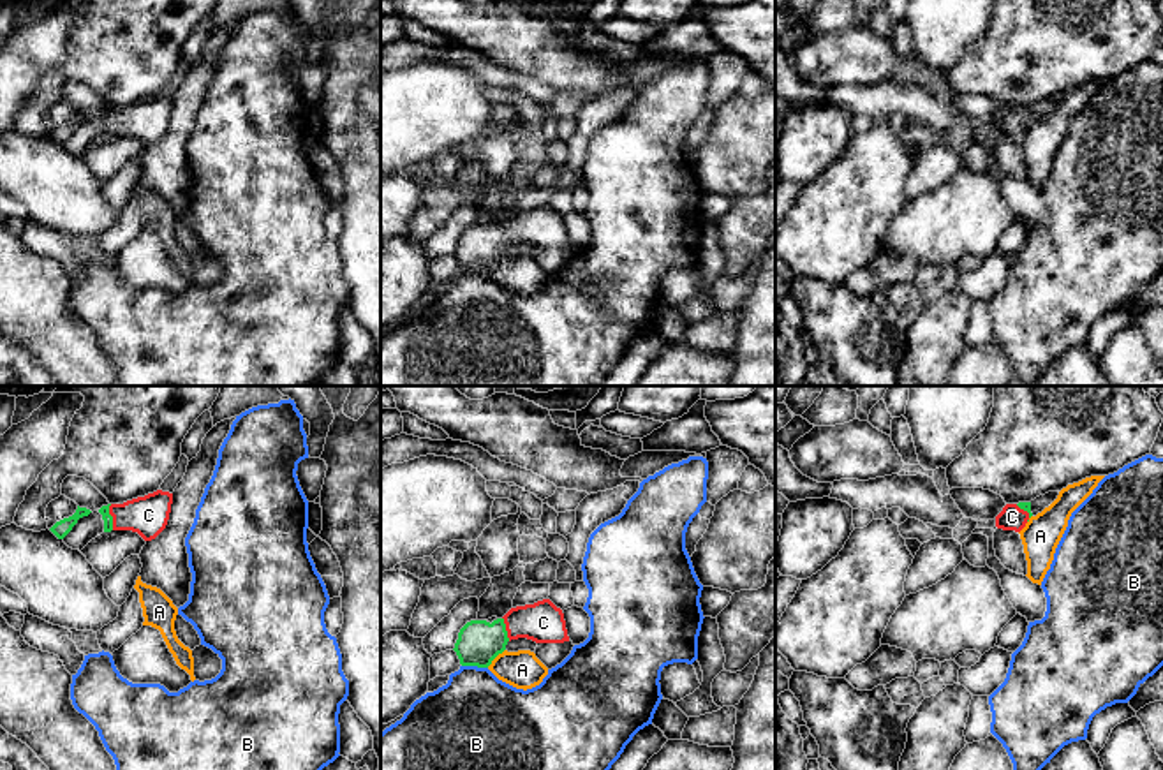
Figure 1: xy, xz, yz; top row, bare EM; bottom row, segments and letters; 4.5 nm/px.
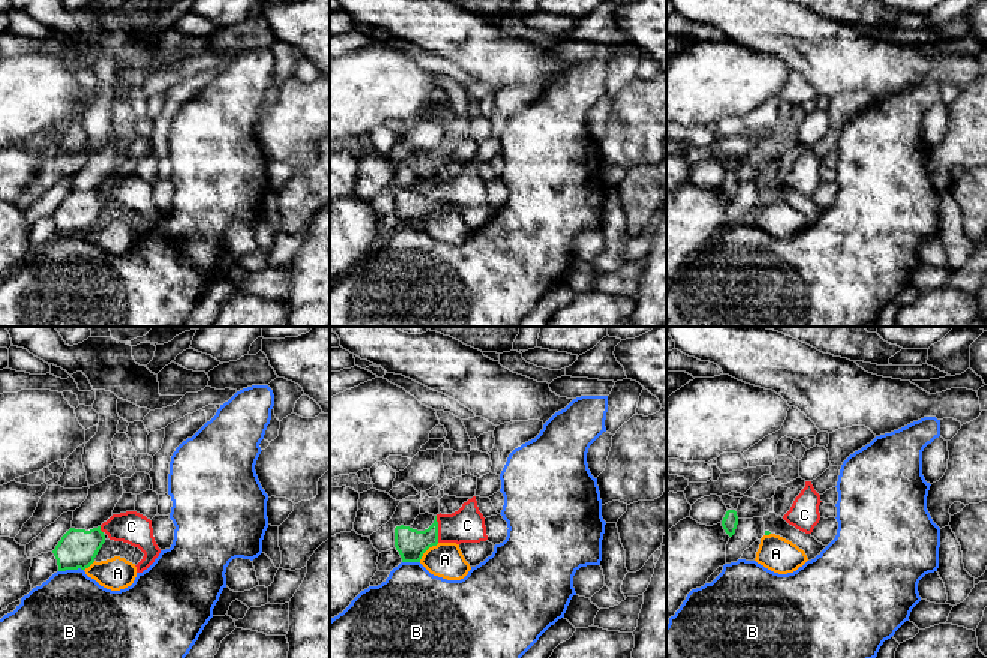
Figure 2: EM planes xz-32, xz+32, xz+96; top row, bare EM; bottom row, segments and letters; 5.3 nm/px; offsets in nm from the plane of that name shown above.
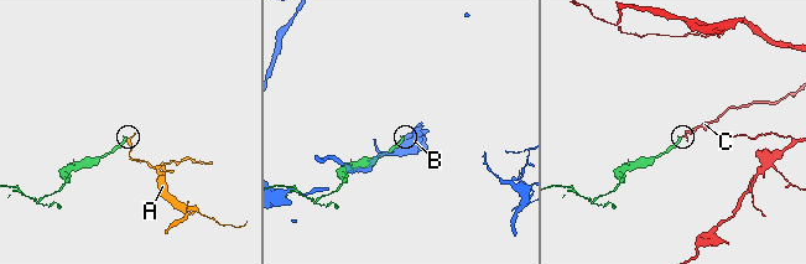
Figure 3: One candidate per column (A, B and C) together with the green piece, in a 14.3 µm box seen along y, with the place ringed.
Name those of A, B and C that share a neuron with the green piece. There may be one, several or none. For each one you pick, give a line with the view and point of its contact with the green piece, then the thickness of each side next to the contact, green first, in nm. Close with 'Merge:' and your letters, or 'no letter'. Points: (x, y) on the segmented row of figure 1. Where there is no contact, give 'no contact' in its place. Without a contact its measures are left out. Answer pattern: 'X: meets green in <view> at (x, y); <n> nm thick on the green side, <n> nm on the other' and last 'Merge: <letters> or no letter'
C: meets green in xy at (111, 517); 50 nm thick on the green side, 180 nm on the other
Merge: C

